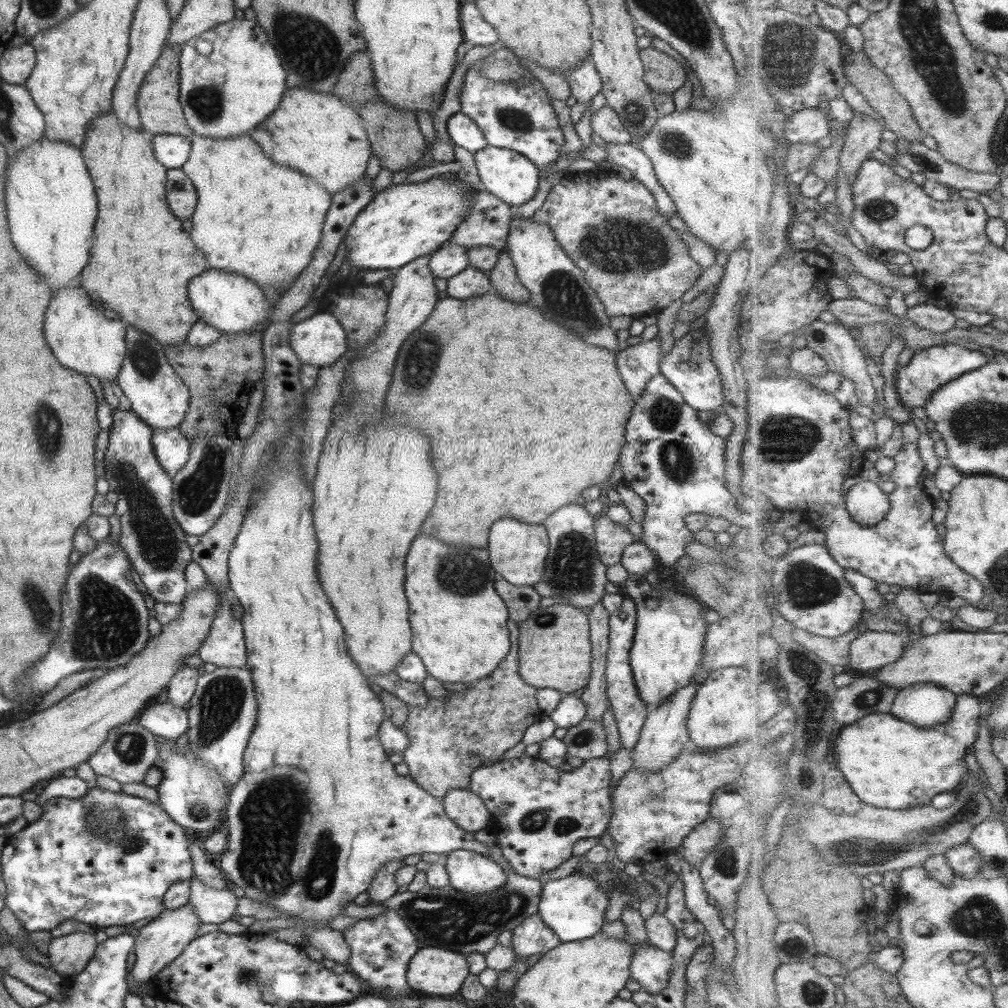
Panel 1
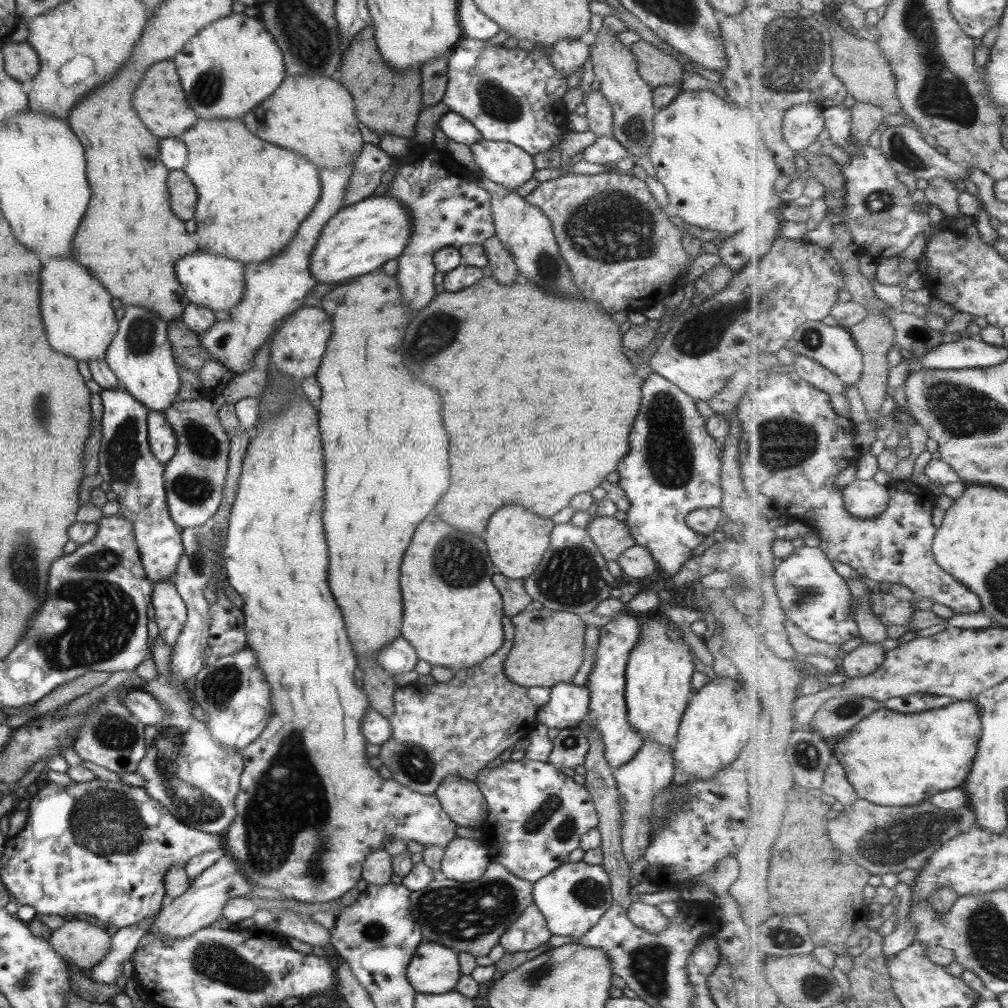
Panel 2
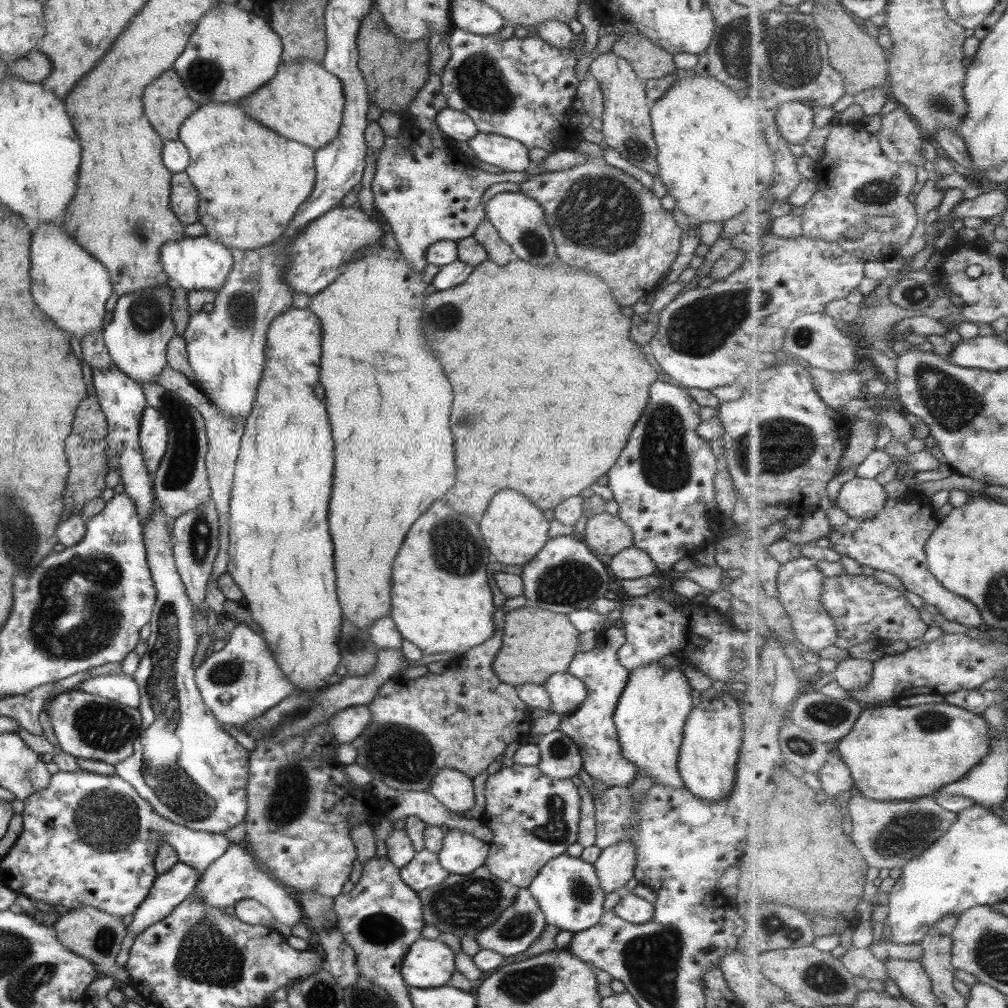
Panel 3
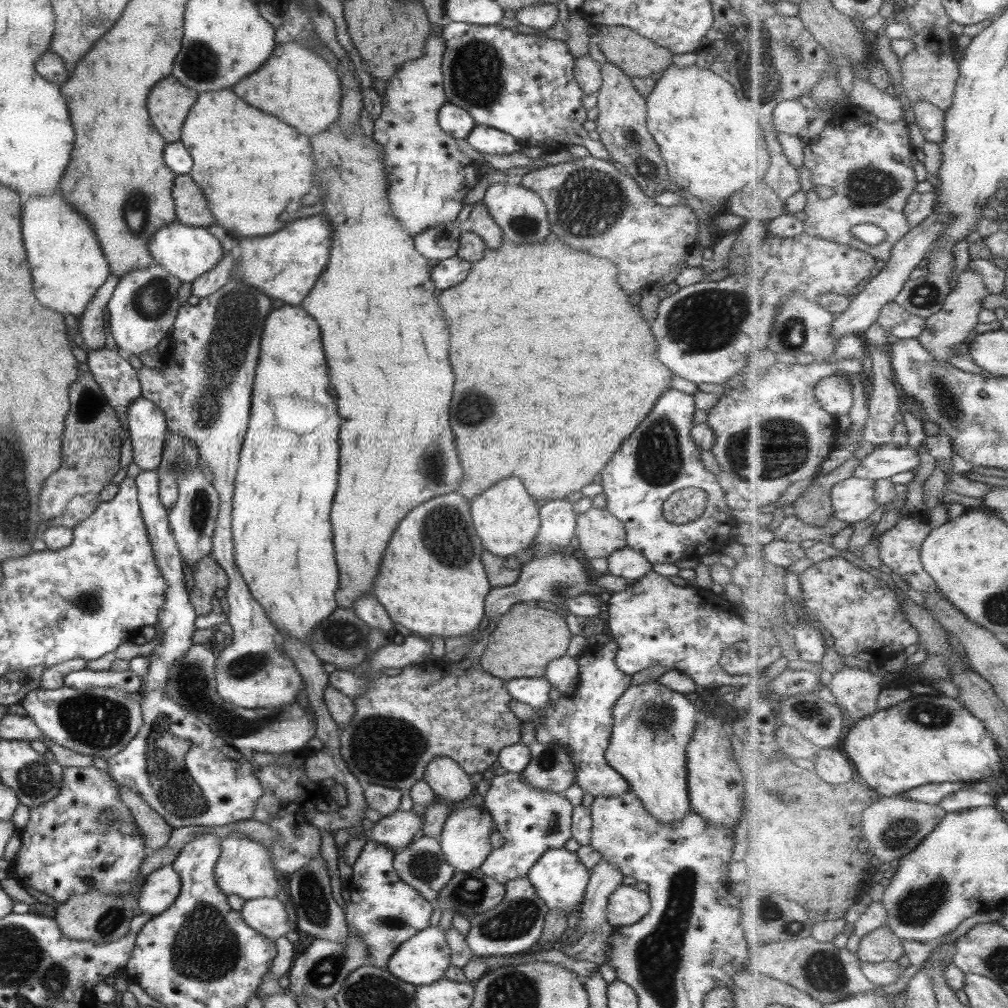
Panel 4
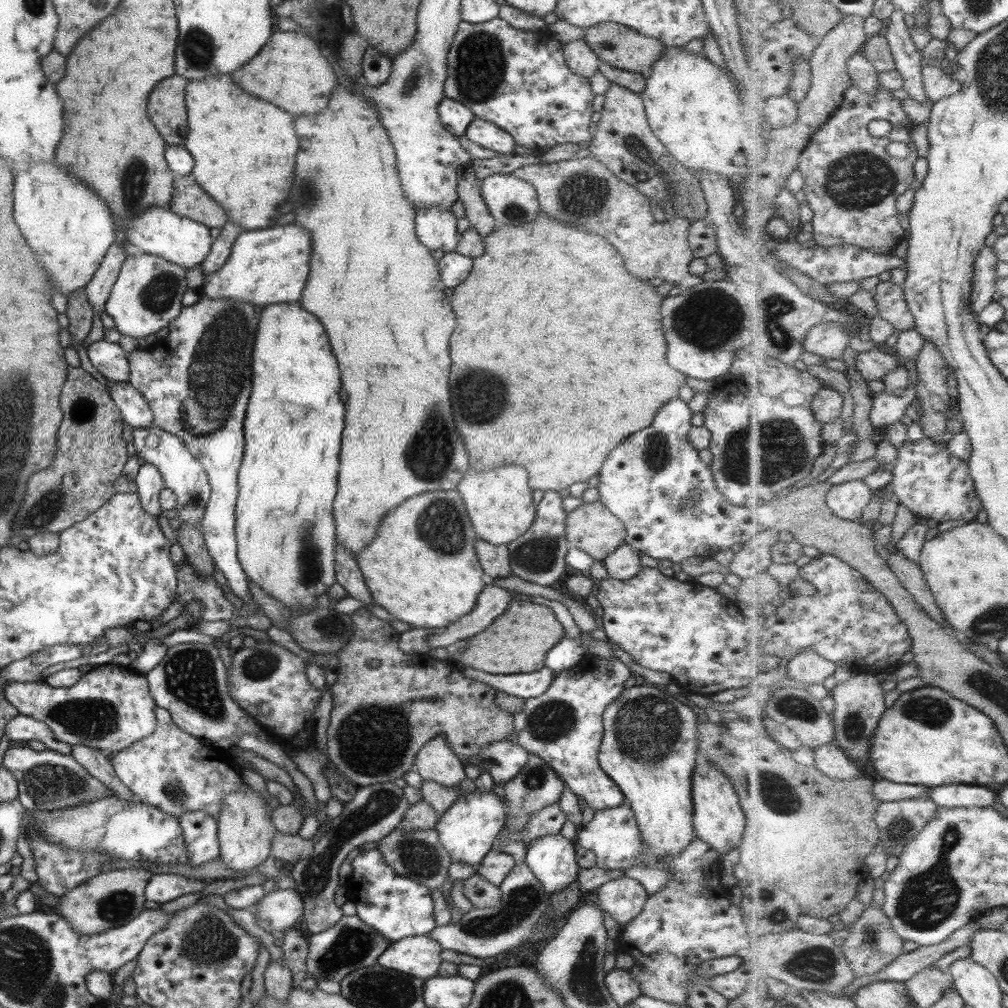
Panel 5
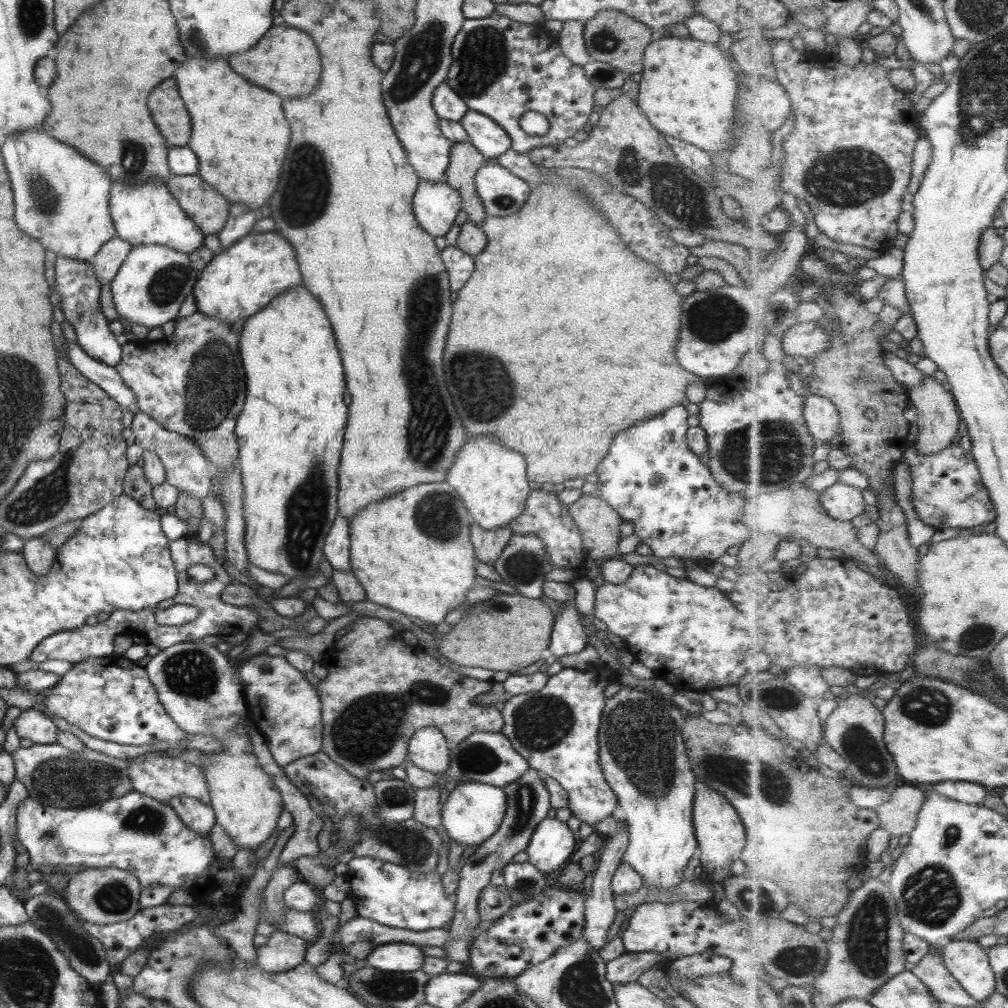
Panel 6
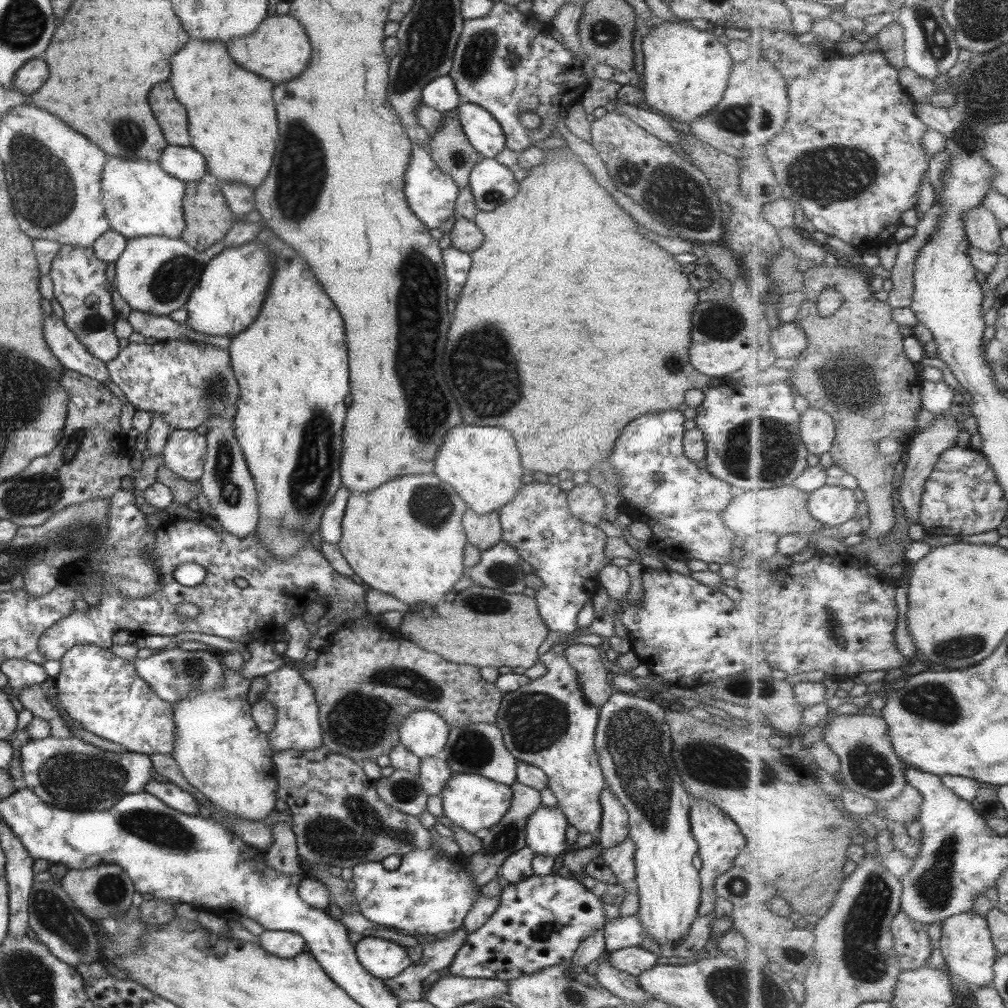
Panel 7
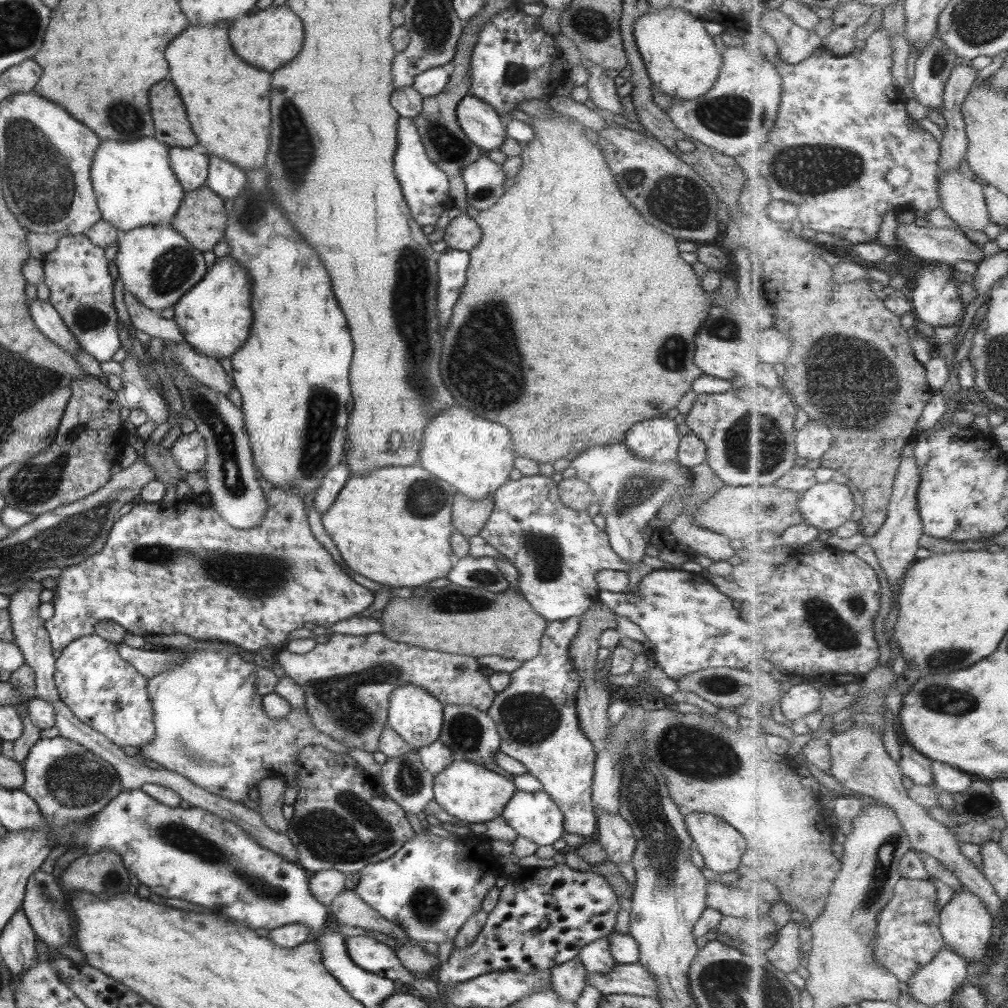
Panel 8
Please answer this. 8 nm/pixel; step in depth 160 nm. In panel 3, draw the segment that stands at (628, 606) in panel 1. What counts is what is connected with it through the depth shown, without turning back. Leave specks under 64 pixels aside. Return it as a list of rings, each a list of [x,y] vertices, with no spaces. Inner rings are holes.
[[[612,625],[596,635],[595,645],[587,653],[576,651],[568,664],[567,672],[583,682],[586,695],[577,710],[560,716],[557,726],[557,731],[565,734],[565,737],[569,737],[578,746],[582,762],[580,769],[585,770],[593,780],[609,787],[628,786],[636,780],[638,774],[633,764],[620,755],[617,730],[612,721],[617,699],[630,673],[619,664],[616,657],[618,648],[624,642],[622,627]]]

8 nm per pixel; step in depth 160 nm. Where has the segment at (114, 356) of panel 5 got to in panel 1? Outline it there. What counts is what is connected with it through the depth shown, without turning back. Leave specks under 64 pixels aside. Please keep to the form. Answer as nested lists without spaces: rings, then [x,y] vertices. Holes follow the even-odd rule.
[[[113,409],[102,478],[109,483],[108,490],[118,496],[114,504],[114,514],[120,522],[118,543],[130,560],[132,569],[155,601],[177,604],[191,591],[183,573],[185,566],[192,561],[190,546],[185,543],[184,532],[173,517],[171,477],[158,466],[151,435],[150,426],[131,409]]]

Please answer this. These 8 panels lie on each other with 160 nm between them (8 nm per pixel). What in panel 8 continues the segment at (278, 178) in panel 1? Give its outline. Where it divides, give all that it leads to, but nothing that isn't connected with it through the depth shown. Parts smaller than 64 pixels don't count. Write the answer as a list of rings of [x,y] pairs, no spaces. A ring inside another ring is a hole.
[[[221,21],[205,26],[187,26],[181,34],[171,38],[165,48],[165,60],[169,64],[169,78],[183,100],[187,120],[197,137],[196,147],[206,155],[221,157],[245,170],[264,164],[263,154],[269,140],[269,74],[239,60],[228,40],[230,24]]]

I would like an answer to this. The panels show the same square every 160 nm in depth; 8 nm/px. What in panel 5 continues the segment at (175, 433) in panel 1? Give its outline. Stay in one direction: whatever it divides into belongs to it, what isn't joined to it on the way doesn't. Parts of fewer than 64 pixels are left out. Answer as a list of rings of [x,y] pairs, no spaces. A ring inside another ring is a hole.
[[[107,381],[108,395],[119,409],[120,417],[133,429],[152,426],[152,412],[142,397],[127,381]]]

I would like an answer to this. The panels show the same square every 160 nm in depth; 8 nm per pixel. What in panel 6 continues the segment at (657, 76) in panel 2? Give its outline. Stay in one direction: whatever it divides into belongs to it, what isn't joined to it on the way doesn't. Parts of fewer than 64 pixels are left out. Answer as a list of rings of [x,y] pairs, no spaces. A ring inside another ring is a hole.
[[[599,10],[584,22],[583,41],[591,60],[606,62],[627,75],[642,71],[642,53],[654,38],[646,24],[617,10]]]

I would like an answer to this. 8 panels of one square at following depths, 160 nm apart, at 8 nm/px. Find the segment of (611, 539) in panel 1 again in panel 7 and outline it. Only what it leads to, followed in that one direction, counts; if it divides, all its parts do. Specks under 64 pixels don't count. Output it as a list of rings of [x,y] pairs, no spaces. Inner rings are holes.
[[[588,482],[573,486],[566,492],[566,503],[569,513],[579,522],[585,522],[593,528],[597,528],[603,520],[605,505],[600,488]]]

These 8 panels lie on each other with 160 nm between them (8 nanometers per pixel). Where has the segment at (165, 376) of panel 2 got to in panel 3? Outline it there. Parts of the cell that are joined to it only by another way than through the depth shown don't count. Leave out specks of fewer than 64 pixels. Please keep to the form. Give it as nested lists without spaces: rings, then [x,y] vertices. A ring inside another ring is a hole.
[[[165,285],[145,287],[119,295],[112,310],[112,319],[102,328],[102,337],[111,362],[135,382],[156,383],[154,378],[165,366],[165,346],[173,336],[171,320],[172,288]]]

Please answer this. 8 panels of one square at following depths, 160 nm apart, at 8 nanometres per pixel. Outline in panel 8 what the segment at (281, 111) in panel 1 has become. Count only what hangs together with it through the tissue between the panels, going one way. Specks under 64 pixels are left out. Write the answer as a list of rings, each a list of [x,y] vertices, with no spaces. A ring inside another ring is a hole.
[[[269,6],[265,10],[253,12],[244,17],[233,19],[228,31],[228,40],[234,53],[249,62],[251,66],[257,66],[261,70],[273,72],[277,66],[283,66],[297,54],[303,42],[303,30],[299,18],[285,6]]]

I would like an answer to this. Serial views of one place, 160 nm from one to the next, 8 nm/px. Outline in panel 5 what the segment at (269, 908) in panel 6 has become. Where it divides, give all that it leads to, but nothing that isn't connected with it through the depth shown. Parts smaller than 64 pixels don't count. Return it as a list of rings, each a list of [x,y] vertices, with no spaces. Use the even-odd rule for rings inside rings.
[[[295,927],[281,930],[283,933],[283,944],[280,946],[282,959],[284,960],[287,970],[291,972],[292,987],[301,988],[305,992],[315,990],[316,980],[307,975],[305,970],[305,960],[308,954],[308,943],[296,932]]]

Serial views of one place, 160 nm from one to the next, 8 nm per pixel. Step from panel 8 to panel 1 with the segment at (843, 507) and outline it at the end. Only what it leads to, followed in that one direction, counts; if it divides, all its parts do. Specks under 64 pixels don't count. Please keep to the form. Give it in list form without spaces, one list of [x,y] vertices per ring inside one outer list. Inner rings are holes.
[[[869,480],[855,484],[846,494],[846,508],[854,522],[861,526],[877,526],[885,521],[891,504],[889,496]]]

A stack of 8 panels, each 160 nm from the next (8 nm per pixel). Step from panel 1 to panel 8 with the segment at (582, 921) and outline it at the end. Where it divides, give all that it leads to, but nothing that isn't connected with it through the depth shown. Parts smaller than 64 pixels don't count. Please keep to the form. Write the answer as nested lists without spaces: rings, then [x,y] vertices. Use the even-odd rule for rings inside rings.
[[[543,789],[536,792],[516,790],[505,803],[503,810],[500,812],[500,817],[517,835],[528,838],[537,846],[551,846],[564,832],[562,812]]]

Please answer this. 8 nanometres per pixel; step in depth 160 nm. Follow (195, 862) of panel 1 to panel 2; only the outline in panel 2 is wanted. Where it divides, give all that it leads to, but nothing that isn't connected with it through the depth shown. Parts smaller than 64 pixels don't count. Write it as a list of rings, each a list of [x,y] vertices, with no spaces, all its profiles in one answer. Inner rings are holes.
[[[226,853],[196,876],[185,892],[163,904],[148,933],[161,934],[161,938],[185,938],[199,928],[217,925],[216,921],[228,900],[247,897],[248,892],[256,887],[241,874],[237,863]]]

